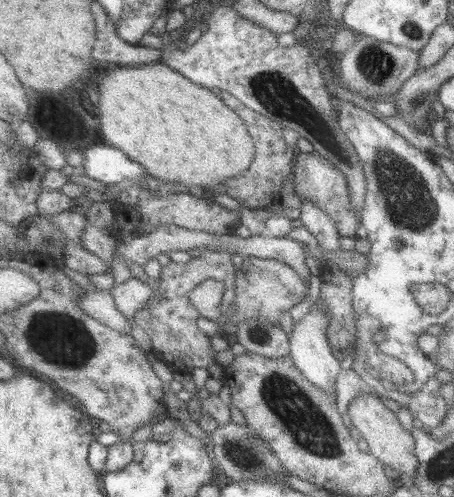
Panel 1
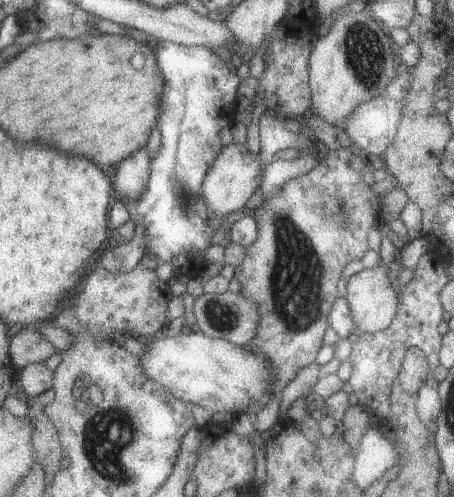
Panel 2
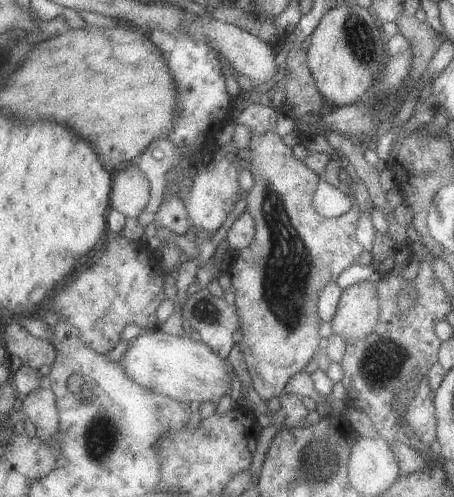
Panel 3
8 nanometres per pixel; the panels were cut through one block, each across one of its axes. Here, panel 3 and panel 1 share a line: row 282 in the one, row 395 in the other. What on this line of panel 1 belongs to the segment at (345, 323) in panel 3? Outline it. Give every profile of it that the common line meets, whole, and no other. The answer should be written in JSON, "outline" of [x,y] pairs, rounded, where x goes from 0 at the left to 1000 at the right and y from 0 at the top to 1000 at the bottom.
{"outline":[[[795,793],[782,801],[782,809],[769,817],[769,849],[786,861],[786,869],[800,877],[800,885],[813,893],[813,909],[826,913],[839,930],[861,938],[866,946],[879,950],[879,958],[905,958],[910,966],[919,962],[923,946],[923,918],[919,918],[919,885],[905,869],[896,869],[879,841],[874,829],[857,825],[835,797],[822,793]]]}

